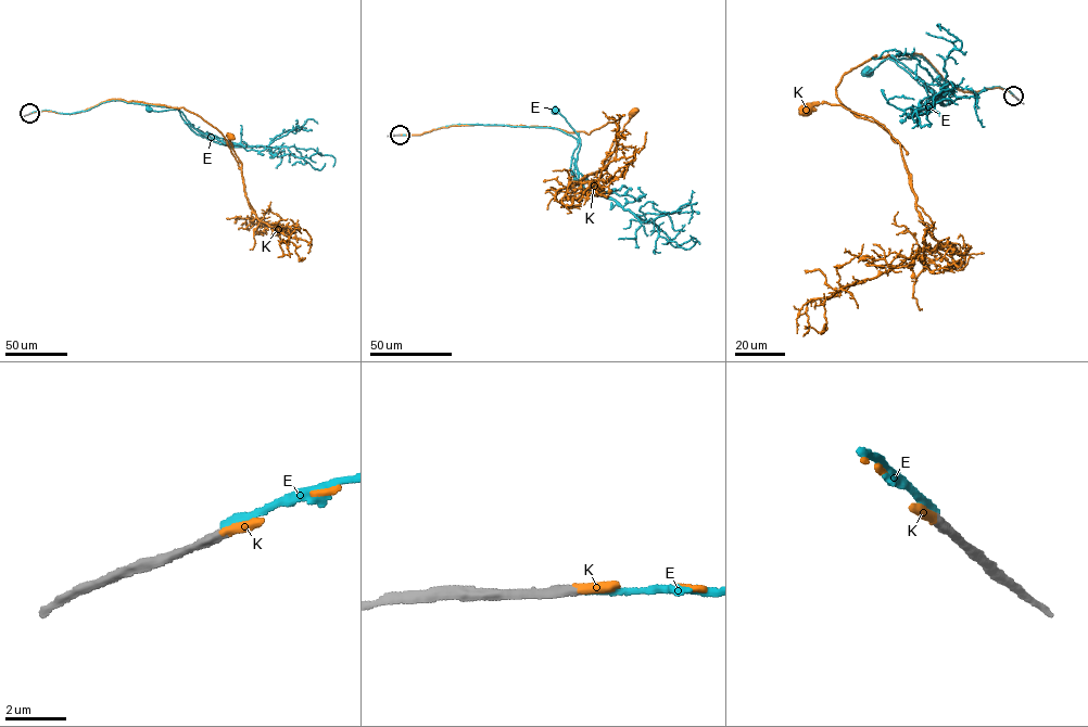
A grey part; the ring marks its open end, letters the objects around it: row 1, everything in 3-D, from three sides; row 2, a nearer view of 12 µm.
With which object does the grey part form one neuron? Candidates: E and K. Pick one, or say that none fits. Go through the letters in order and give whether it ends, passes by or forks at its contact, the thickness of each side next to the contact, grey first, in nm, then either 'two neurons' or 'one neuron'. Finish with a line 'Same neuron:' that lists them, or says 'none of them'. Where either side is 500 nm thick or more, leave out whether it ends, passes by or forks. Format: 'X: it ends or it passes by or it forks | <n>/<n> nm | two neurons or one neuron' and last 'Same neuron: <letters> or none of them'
E: it ends | 320/240 nm | two neurons
K: it ends | 320/320 nm | one neuron
Same neuron: K

